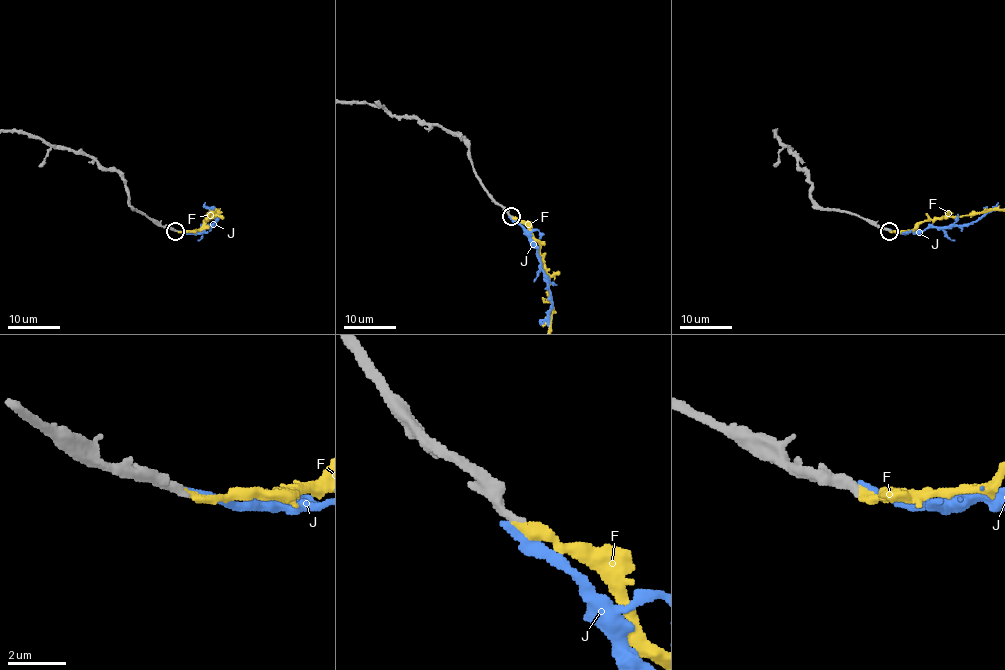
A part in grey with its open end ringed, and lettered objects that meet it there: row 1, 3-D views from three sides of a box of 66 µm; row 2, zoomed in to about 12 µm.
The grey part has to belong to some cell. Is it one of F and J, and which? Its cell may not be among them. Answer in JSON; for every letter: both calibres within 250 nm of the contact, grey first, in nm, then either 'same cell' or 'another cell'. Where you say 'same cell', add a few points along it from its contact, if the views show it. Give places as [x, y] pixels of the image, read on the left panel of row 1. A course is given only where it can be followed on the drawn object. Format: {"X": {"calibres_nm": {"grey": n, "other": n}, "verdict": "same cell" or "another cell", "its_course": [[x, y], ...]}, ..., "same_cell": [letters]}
{"F": {"calibres_nm": {"grey": 360, "other": 280}, "verdict": "same cell"}, "J": {"calibres_nm": {"grey": 380, "other": 280}, "verdict": "another cell"}, "same_cell": ["F"]}

